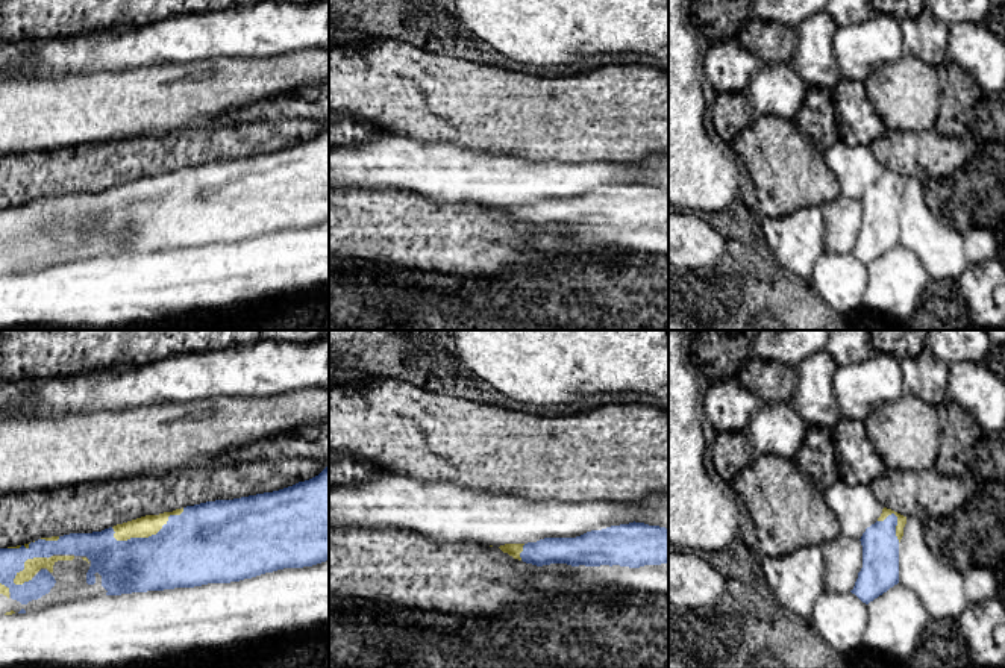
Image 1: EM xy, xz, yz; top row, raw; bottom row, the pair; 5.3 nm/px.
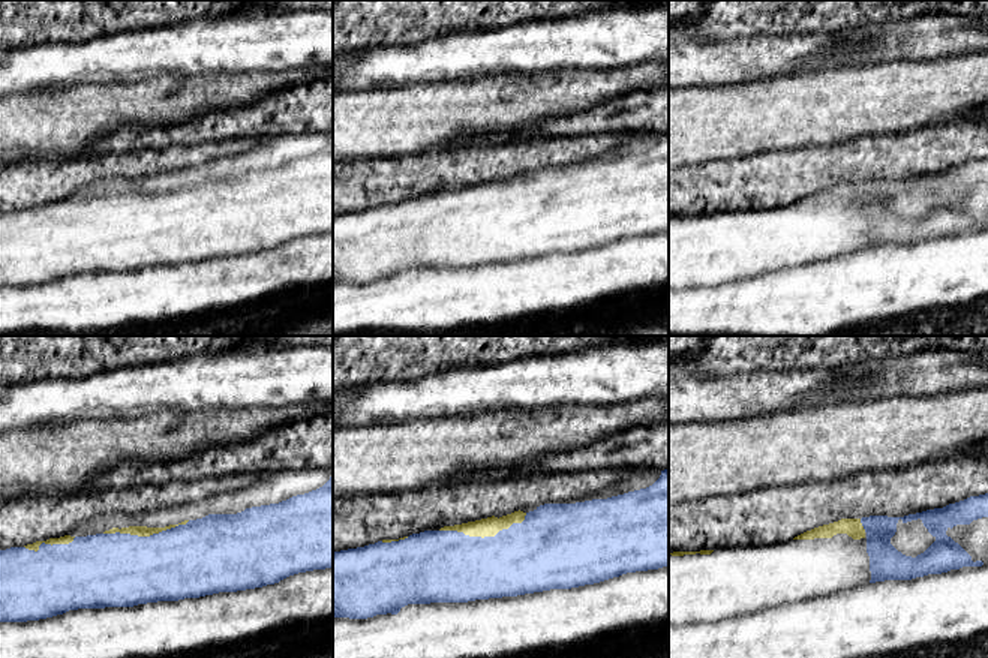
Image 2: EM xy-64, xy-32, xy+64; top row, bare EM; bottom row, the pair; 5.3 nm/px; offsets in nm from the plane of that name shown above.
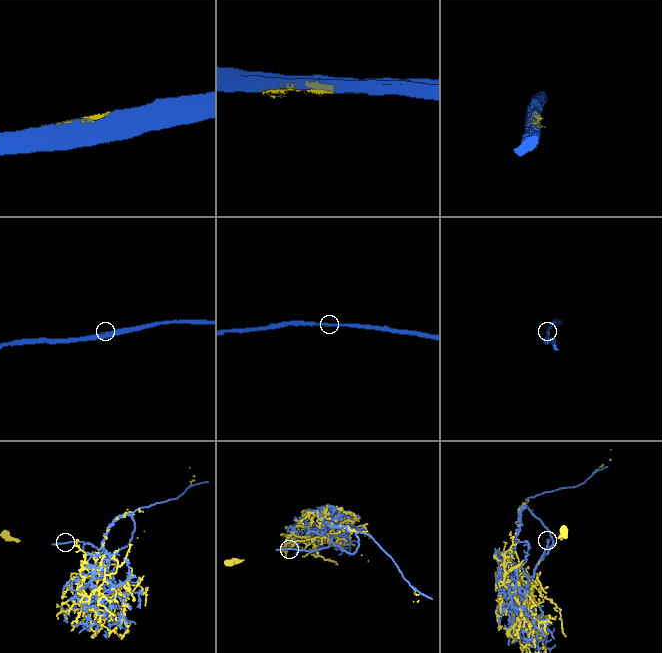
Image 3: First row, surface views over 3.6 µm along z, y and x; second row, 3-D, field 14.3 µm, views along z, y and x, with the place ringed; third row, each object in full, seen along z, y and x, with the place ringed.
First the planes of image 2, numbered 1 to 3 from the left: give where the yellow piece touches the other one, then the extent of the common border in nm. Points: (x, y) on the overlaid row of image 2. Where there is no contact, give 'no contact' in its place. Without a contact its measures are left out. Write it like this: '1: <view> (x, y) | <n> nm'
1: xy-64 (146, 537) | 460 nm
2: xy-32 (485, 537) | 480 nm
3: xy+64 (862, 525) | 80 nm

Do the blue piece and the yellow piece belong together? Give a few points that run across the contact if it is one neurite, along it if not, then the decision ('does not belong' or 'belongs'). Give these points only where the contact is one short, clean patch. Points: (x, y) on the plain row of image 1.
does not belong

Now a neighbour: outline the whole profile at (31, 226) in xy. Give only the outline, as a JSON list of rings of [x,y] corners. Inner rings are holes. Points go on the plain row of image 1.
[[[53,215],[50,218],[33,218],[24,223],[24,230],[17,233],[14,244],[23,245],[32,241],[41,230],[47,230],[56,241],[49,254],[27,265],[21,265],[11,259],[9,248],[0,244],[0,276],[18,274],[21,270],[26,273],[38,273],[50,270],[61,264],[74,261],[85,261],[97,256],[106,256],[102,247],[102,236],[95,233],[95,244],[86,244],[86,233],[91,221],[86,217],[74,215]]]

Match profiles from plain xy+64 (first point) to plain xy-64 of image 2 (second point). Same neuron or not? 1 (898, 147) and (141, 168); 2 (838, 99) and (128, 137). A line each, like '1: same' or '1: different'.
1: same
2: different

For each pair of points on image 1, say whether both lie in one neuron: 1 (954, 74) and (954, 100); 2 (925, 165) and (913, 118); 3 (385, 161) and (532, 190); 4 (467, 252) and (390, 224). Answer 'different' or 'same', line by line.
1: same
2: different
3: same
4: same

